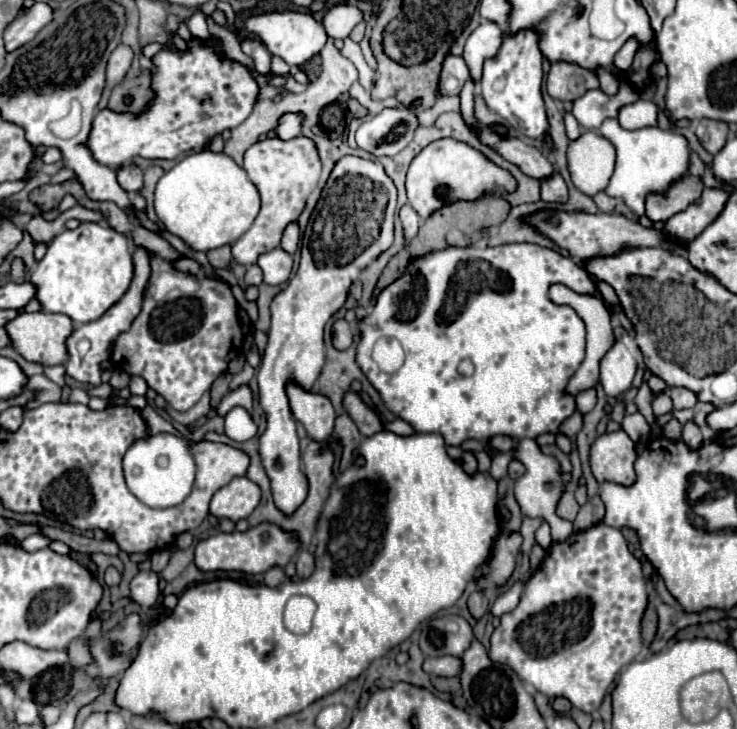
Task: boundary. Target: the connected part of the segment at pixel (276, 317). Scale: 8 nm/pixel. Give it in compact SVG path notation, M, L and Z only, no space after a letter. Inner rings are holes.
M344 156L336 162L332 174L336 176L324 186L320 202L306 226L300 268L288 282L288 288L272 300L268 346L258 368L260 404L268 416L268 428L260 436L260 456L272 480L274 502L284 514L292 514L308 494L306 476L300 470L300 442L284 386L288 380L304 388L314 386L324 366L322 334L326 322L344 306L354 278L394 242L396 186L382 166L358 156ZM382 230L384 238L380 238Z

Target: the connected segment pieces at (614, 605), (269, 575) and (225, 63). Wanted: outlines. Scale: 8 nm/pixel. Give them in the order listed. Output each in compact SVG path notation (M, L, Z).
M598 524L584 532L574 532L564 542L554 542L546 550L546 562L528 580L520 604L500 618L500 626L490 640L490 658L510 666L526 684L546 696L564 696L574 708L594 712L616 674L628 666L642 650L640 620L648 604L646 580L640 562L630 554L618 528Z
M278 566L270 568L270 570L264 574L264 584L266 584L266 586L270 586L270 588L280 586L282 582L286 582L286 574L284 574L284 570L282 570L282 568L278 568Z
M192 38L188 50L160 50L152 58L152 92L154 100L144 112L114 112L102 108L88 136L92 156L104 164L118 168L134 156L148 160L176 160L188 150L204 150L222 134L240 126L260 100L260 88L252 74L236 60L230 60L216 38Z

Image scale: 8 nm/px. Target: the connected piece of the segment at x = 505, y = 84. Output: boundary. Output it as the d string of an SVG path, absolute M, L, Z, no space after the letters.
M518 30L518 34L510 34L510 38L504 38L504 44L494 60L484 62L484 74L480 80L482 96L488 108L498 112L516 132L530 140L540 140L544 132L548 132L548 120L546 120L546 108L542 100L542 52L538 50L538 34L534 30Z

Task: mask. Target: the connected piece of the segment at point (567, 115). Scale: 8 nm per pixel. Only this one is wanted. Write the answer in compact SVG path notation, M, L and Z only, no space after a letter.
M564 112L564 122L566 122L566 132L568 132L570 140L574 140L574 138L578 138L582 134L582 128L576 122L576 118L572 116L572 112Z

